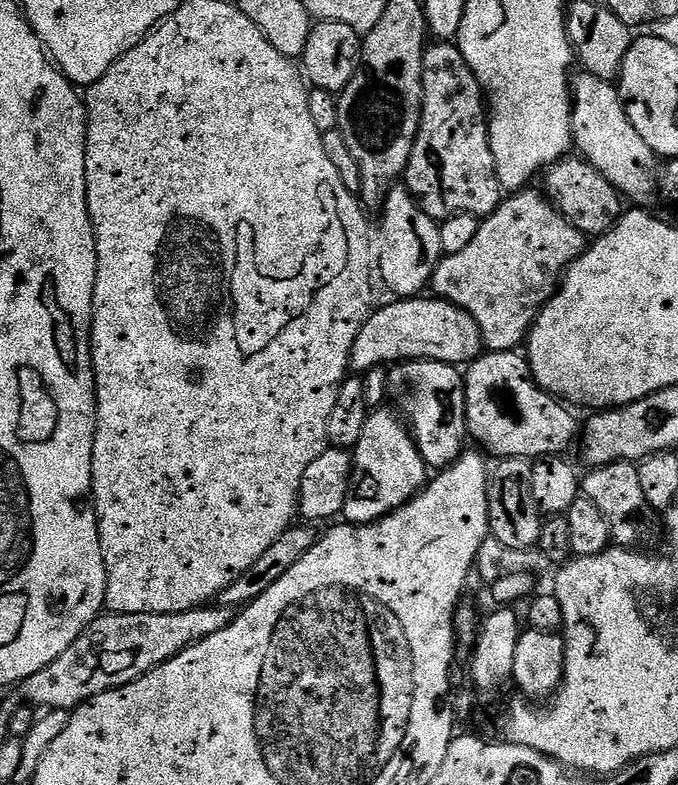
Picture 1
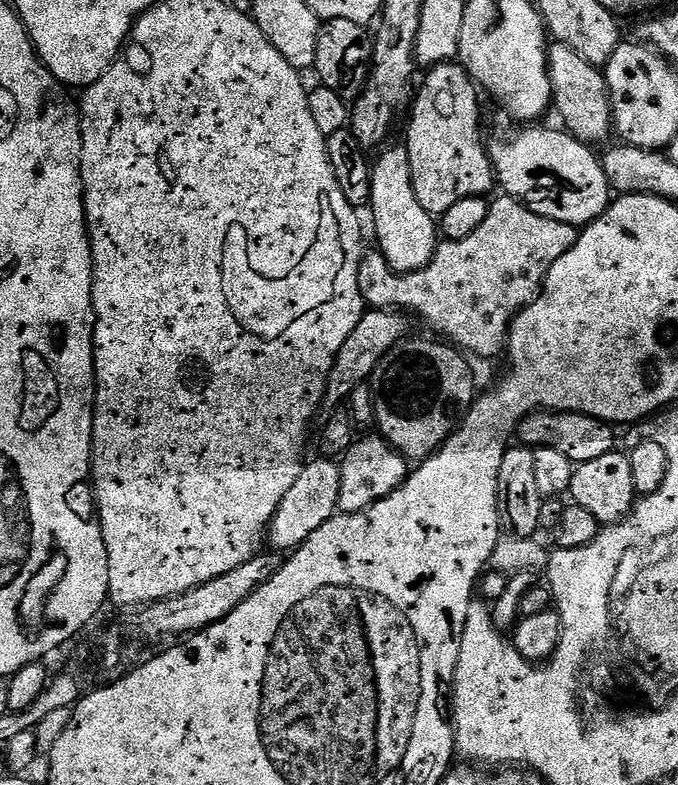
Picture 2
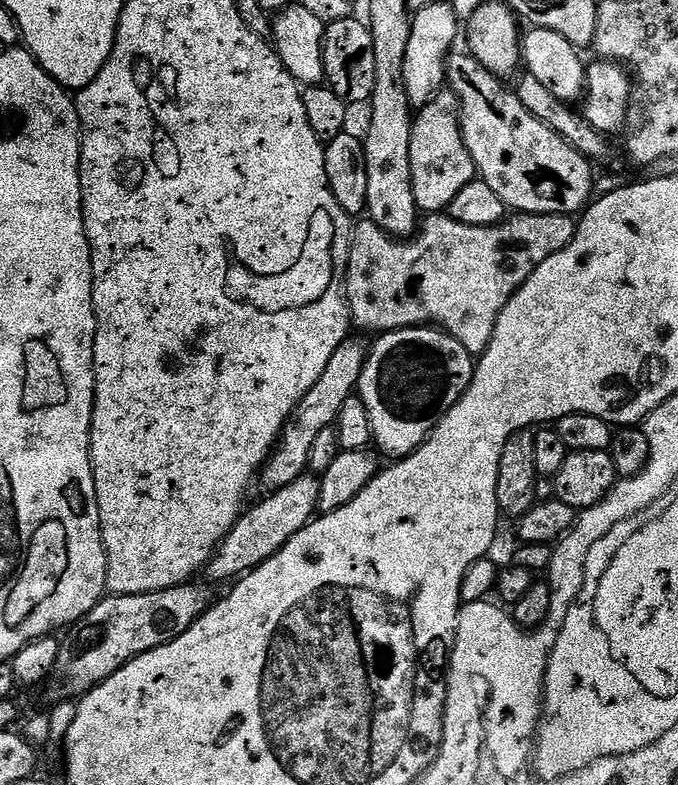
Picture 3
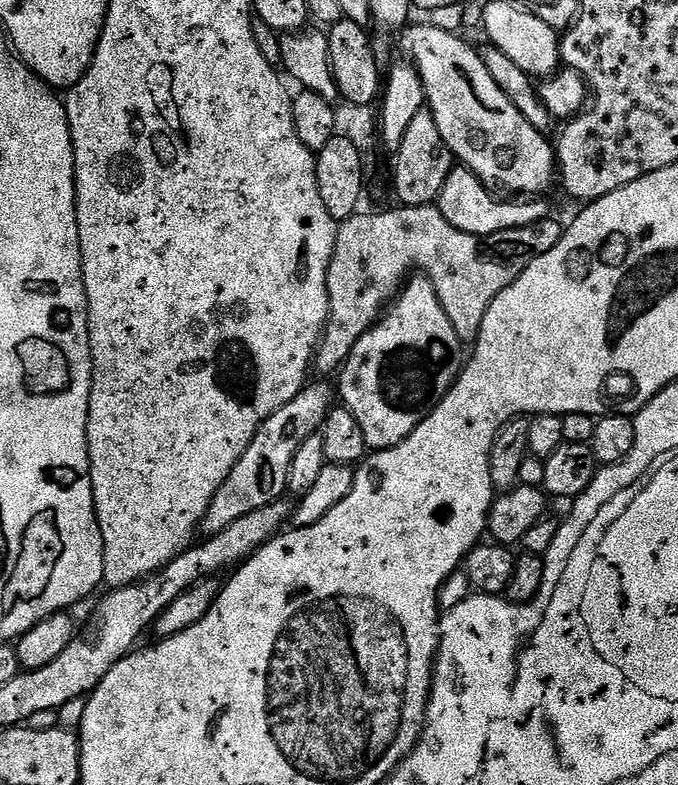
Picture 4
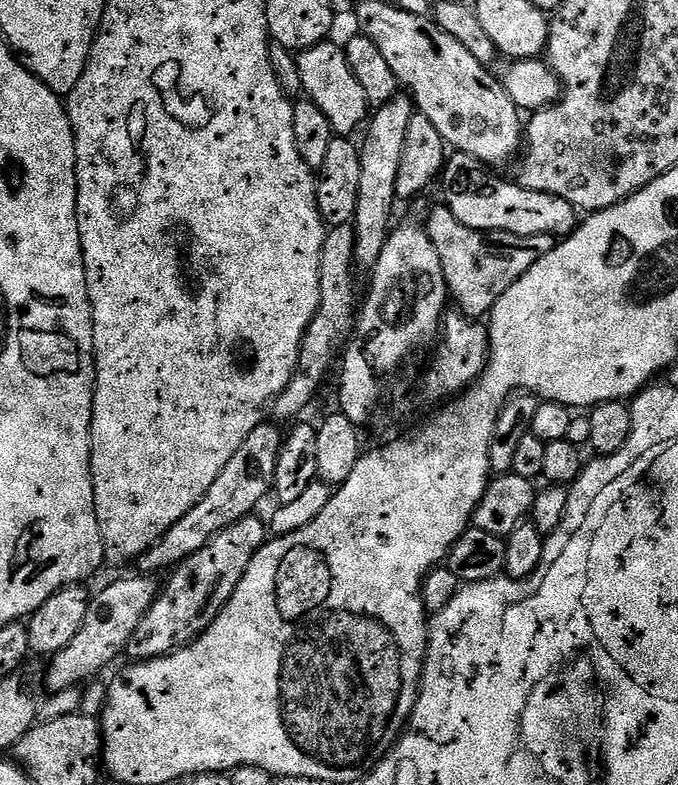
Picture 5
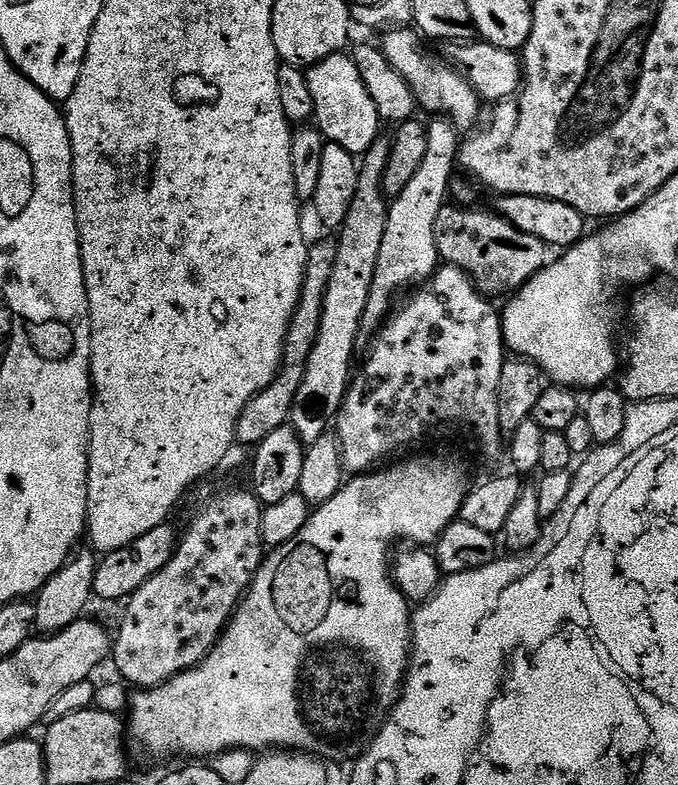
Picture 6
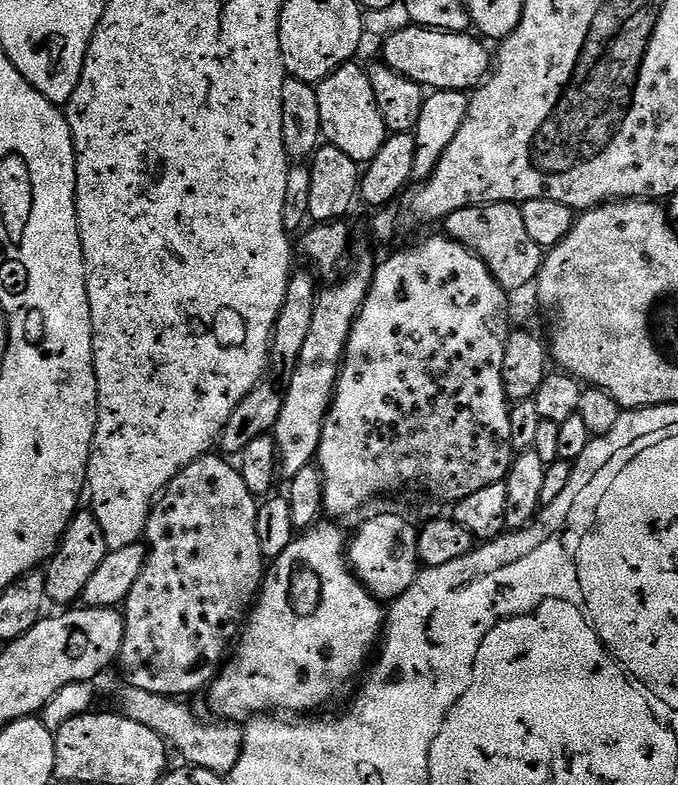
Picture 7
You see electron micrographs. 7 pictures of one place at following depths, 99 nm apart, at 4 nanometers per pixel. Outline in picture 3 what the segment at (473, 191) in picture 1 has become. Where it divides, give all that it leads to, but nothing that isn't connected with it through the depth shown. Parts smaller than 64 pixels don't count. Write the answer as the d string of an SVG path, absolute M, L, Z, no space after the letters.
M440 91L425 108L415 113L410 134L410 170L416 207L424 214L443 213L450 202L454 202L458 190L477 179L476 167L464 146L464 136L460 133L455 92Z

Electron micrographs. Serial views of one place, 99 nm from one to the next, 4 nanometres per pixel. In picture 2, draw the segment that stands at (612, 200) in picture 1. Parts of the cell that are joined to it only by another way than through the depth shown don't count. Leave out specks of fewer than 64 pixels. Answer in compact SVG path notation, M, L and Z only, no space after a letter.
M524 126L521 132L516 132L507 140L500 136L487 145L488 157L492 160L494 180L502 187L503 195L513 196L519 204L525 204L534 214L542 218L550 218L554 222L573 224L577 230L592 224L608 209L614 193L608 186L604 166L599 155L595 156L593 149L581 140L570 135L567 130L555 132L552 128L536 128L540 126Z

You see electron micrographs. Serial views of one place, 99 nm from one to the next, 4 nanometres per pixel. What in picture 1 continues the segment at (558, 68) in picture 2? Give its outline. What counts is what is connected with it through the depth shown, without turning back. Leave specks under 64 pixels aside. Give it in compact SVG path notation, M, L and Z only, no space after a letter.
M581 71L580 77L571 81L572 85L572 143L575 151L579 153L583 159L589 164L593 164L598 170L598 174L602 174L602 178L606 178L616 191L628 196L632 202L644 202L648 195L658 188L658 157L654 150L650 150L650 146L646 146L642 134L638 134L638 130L634 130L634 122L630 122L630 118L624 109L624 103L620 100L619 87L611 80L603 80L597 76L590 75L589 72Z

